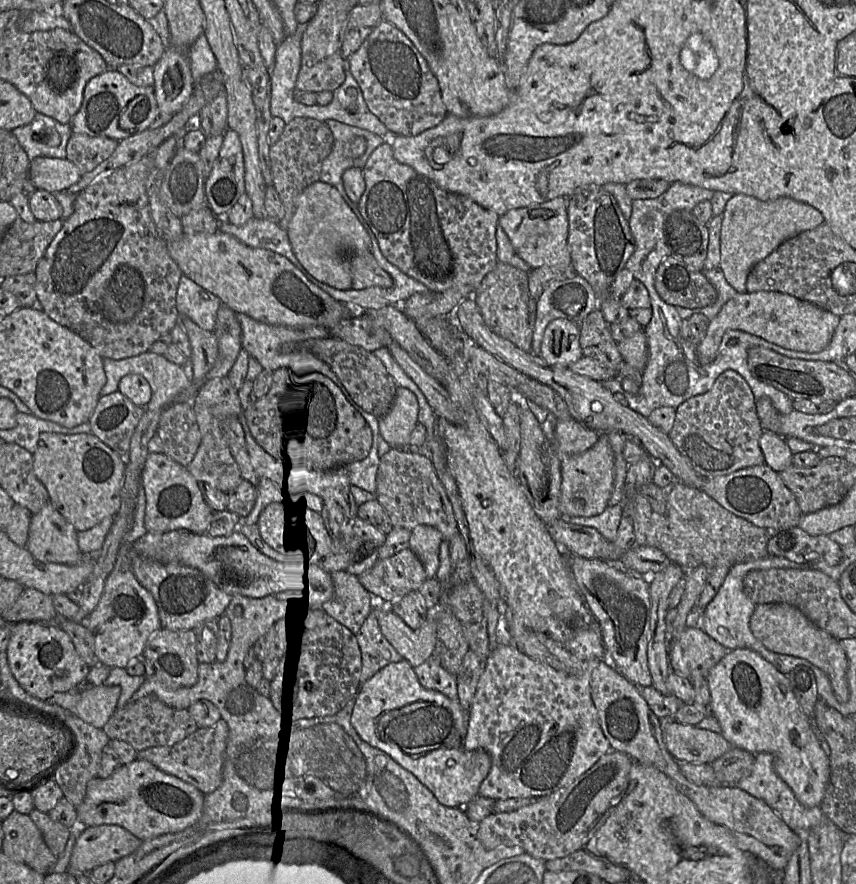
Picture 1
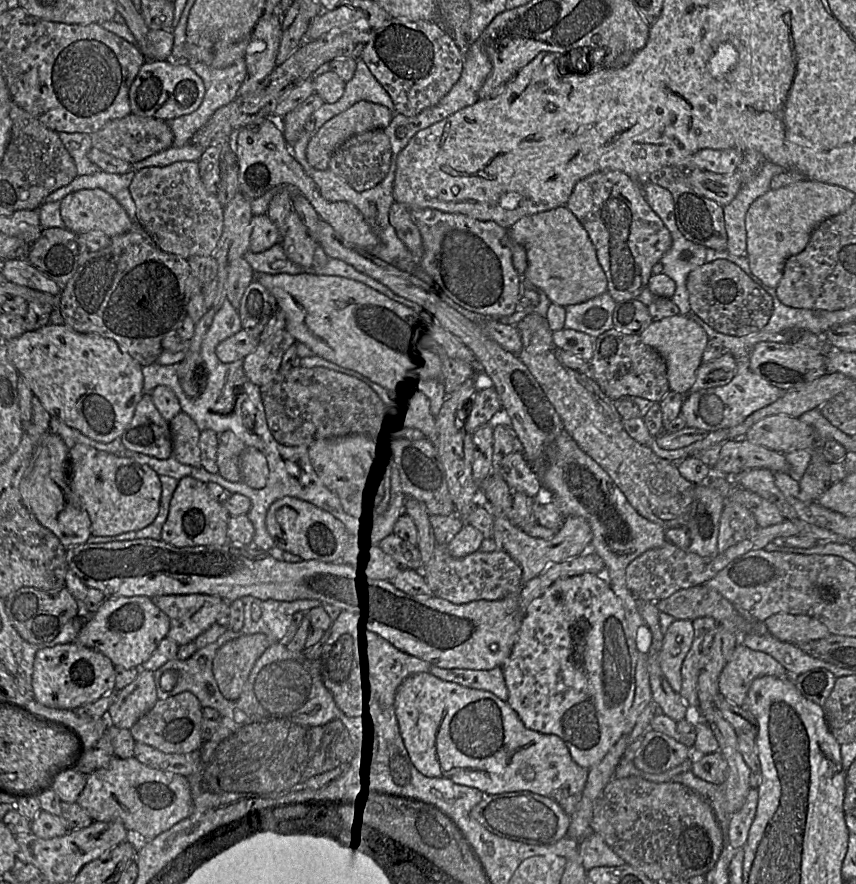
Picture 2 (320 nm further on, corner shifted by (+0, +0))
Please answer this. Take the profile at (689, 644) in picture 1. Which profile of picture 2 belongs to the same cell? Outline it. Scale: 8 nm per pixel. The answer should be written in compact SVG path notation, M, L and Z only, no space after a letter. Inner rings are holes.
M739 643L719 677L719 693L735 705L742 706L752 682L763 676L793 679L772 656Z

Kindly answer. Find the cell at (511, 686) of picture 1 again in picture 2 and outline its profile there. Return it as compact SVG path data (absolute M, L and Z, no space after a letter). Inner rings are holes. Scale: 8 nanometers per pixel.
M585 573L555 581L541 596L526 607L517 640L509 658L501 666L508 689L507 703L518 714L523 724L531 730L554 734L561 738L569 749L574 762L582 768L590 769L598 764L609 750L624 736L628 713L635 697L635 671L638 650L633 633L629 630L621 600L613 592L609 581L602 574Z

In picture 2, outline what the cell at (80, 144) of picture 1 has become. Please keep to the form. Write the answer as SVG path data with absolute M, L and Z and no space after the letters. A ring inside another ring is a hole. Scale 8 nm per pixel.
M129 114L107 123L102 129L90 134L92 147L124 160L130 164L173 146L174 135L167 122L152 117Z

